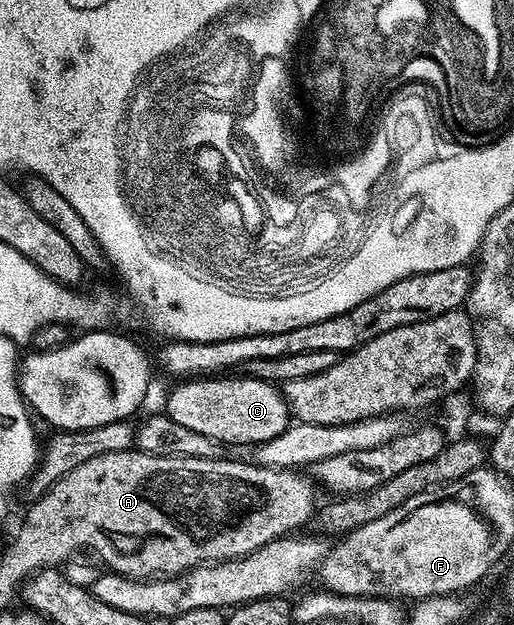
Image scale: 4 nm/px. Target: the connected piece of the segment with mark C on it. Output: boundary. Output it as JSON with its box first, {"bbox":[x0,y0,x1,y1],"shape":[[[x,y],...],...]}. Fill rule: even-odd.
{"bbox":[166,374,289,446],"shape":[[[227,374],[222,378],[187,378],[167,396],[166,415],[173,418],[181,426],[189,430],[197,430],[197,434],[205,434],[205,438],[218,440],[224,446],[230,444],[247,444],[254,446],[269,442],[269,438],[277,438],[287,429],[289,413],[287,404],[283,401],[282,391],[276,385],[267,383],[266,380],[257,380],[246,374]]]}

